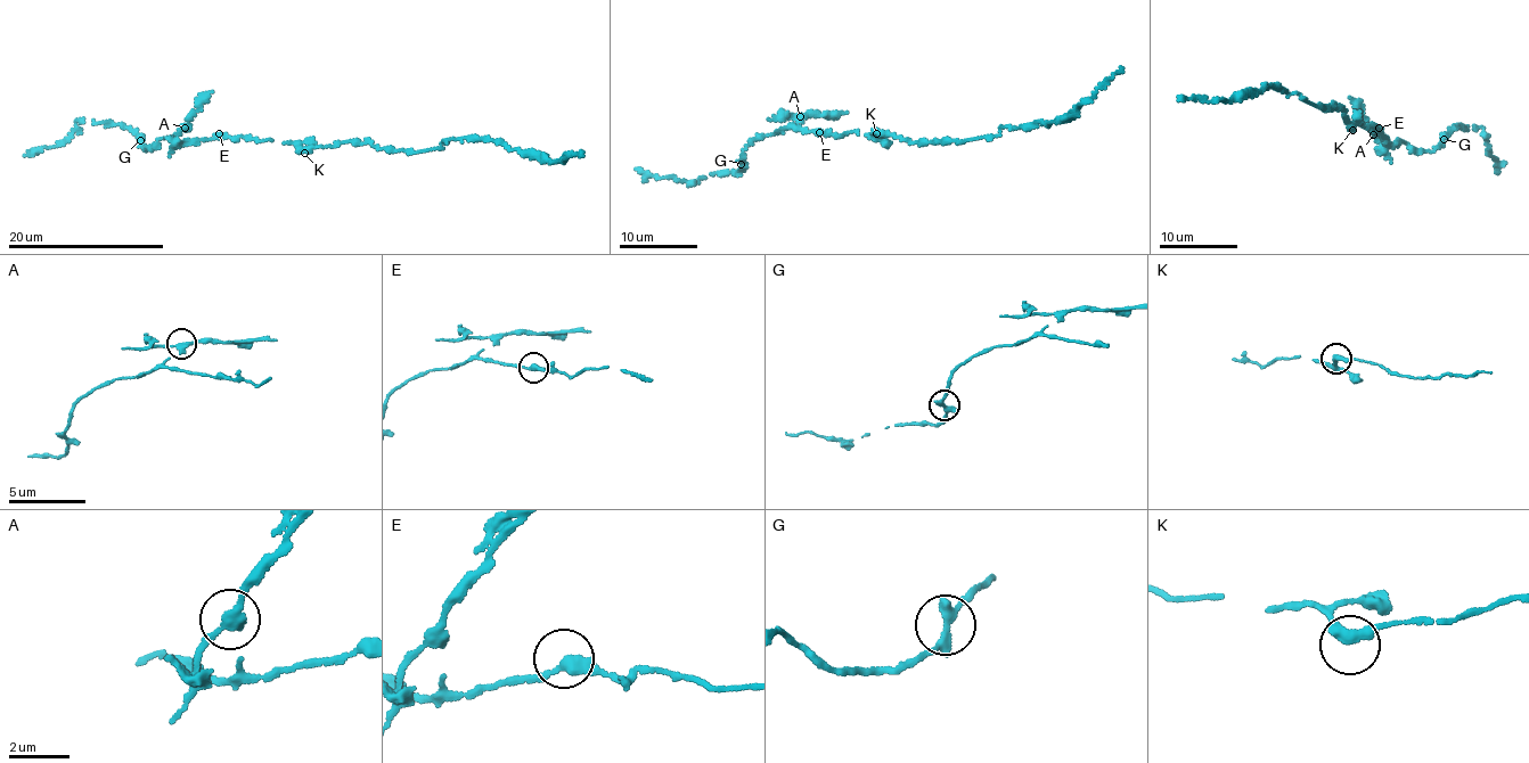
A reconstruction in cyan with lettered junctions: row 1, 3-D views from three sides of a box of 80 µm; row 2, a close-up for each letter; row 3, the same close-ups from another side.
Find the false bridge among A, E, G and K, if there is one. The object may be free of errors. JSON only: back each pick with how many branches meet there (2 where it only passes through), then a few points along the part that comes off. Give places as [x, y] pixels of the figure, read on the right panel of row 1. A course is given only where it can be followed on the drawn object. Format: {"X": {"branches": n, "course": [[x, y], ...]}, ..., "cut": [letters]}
{"A": {"branches": 2, "course": [[1373, 134], [1349, 96]]}, "cut": ["A"]}

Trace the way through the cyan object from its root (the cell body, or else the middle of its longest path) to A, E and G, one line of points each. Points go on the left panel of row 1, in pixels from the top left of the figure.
A: (303, 149), (295, 144), (260, 142), (229, 137), (189, 141), (185, 128)
E: (303, 149), (295, 144), (260, 142), (219, 133)
G: (303, 149), (295, 144), (260, 142), (229, 137), (179, 144), (169, 138), (157, 140), (147, 150), (140, 140)

